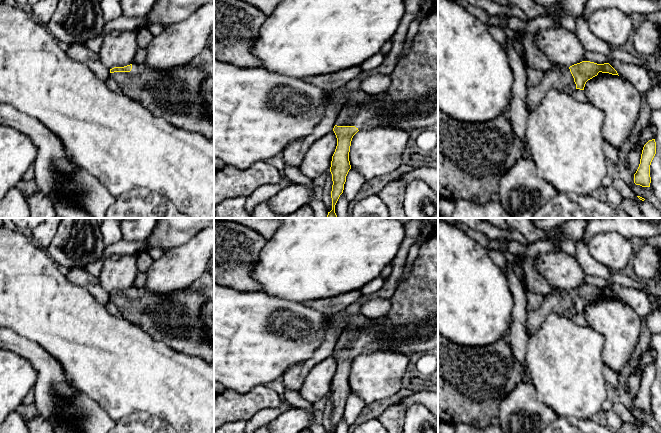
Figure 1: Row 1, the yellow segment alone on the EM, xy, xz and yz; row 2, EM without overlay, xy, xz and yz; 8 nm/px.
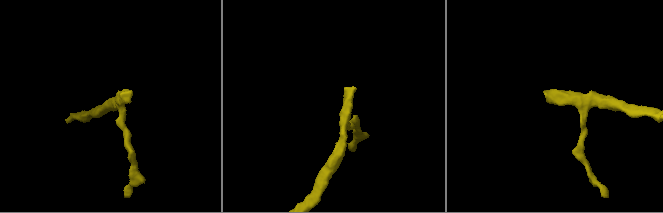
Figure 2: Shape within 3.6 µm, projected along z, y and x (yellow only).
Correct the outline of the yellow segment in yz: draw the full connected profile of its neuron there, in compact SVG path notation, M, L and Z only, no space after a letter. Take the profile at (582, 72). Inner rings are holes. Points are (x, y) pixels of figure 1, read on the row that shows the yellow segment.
M582 61L570 67L554 64L550 70L544 72L543 79L538 85L528 87L526 97L528 111L533 111L540 104L549 89L572 95L577 89L584 90L586 82L597 76L599 72L618 75L609 63Z

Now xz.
M438 1L433 9L420 22L417 34L405 56L398 60L390 74L391 84L385 96L368 104L348 104L344 106L336 119L333 131L337 146L332 156L330 172L332 174L332 210L327 218L338 218L335 205L343 193L346 176L351 169L349 152L353 136L359 130L375 127L394 127L407 131L427 129L438 122Z

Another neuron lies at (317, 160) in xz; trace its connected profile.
M333 130L316 140L299 166L301 172L311 180L329 172L336 146L337 138Z

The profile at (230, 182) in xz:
M258 161L245 170L228 165L214 170L214 206L228 198L247 197L260 186L277 184L281 179L281 172L265 161Z

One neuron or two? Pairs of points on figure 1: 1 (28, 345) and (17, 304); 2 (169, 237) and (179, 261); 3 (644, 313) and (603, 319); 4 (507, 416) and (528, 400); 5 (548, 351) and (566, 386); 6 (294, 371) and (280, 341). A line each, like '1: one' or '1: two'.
1: two
2: two
3: two
4: one
5: one
6: two

